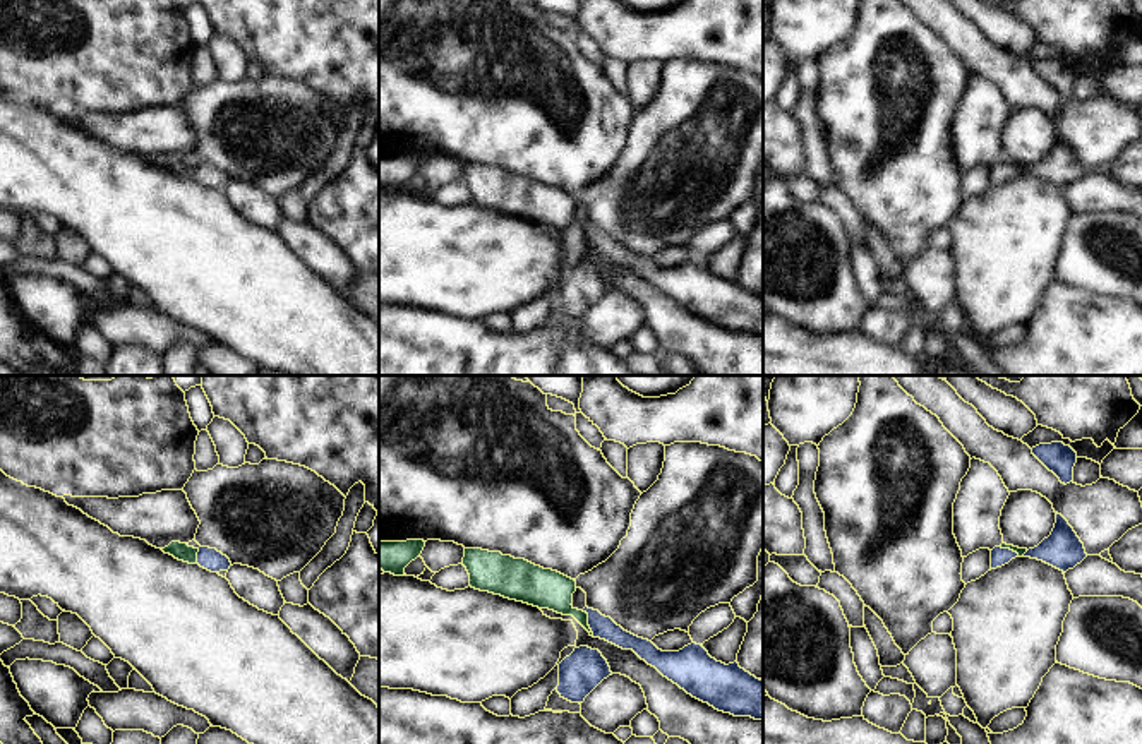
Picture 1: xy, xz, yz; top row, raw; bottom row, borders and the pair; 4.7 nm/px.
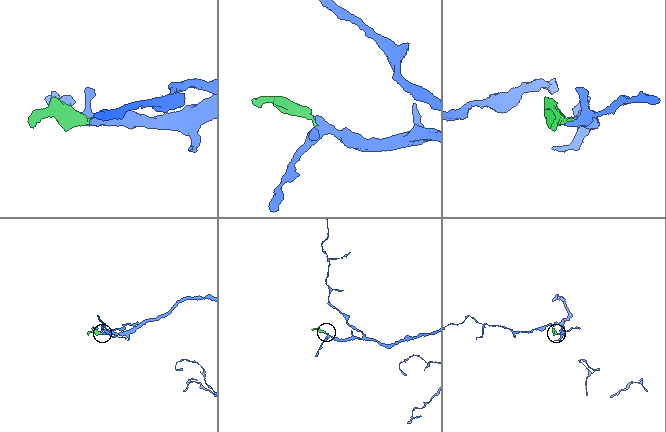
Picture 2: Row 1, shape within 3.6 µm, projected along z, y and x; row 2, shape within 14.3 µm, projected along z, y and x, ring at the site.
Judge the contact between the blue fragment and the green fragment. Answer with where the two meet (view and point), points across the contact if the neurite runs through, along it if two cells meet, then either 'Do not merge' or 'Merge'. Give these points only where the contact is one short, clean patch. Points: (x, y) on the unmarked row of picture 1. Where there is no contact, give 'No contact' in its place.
Touches blue at xz (589, 239). Path across: xz (604, 244), (589, 239), (570, 227), (547, 204). Merge.

